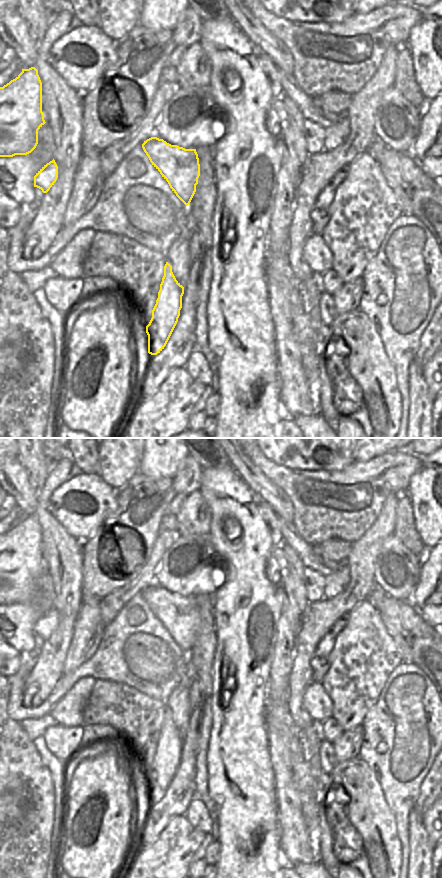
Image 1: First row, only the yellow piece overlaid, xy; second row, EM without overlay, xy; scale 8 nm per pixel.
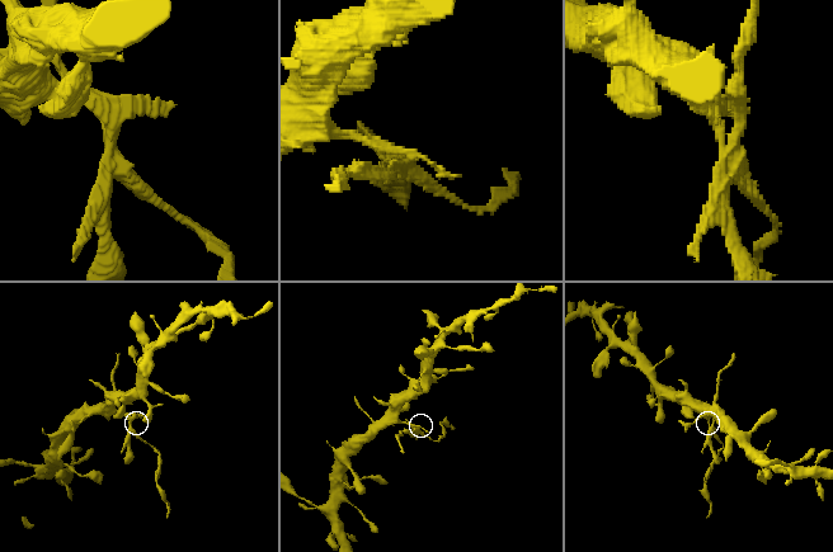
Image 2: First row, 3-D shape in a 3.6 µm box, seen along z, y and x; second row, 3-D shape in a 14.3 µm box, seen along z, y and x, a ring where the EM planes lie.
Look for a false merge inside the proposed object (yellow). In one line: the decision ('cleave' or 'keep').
cleave

